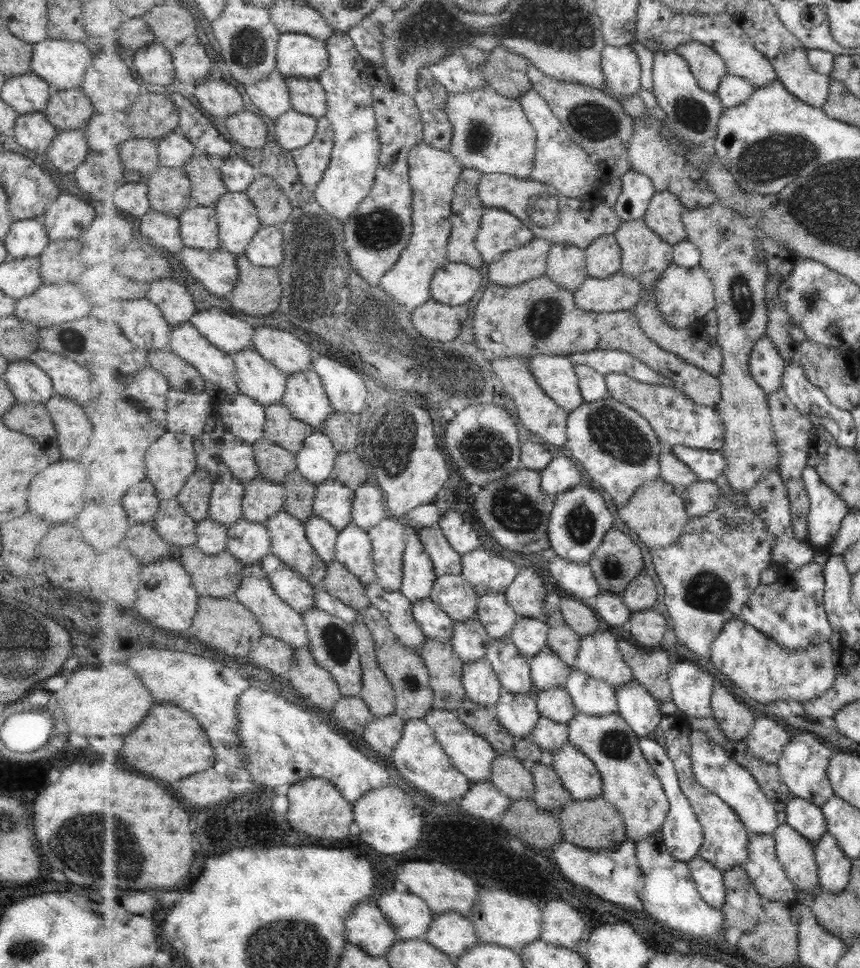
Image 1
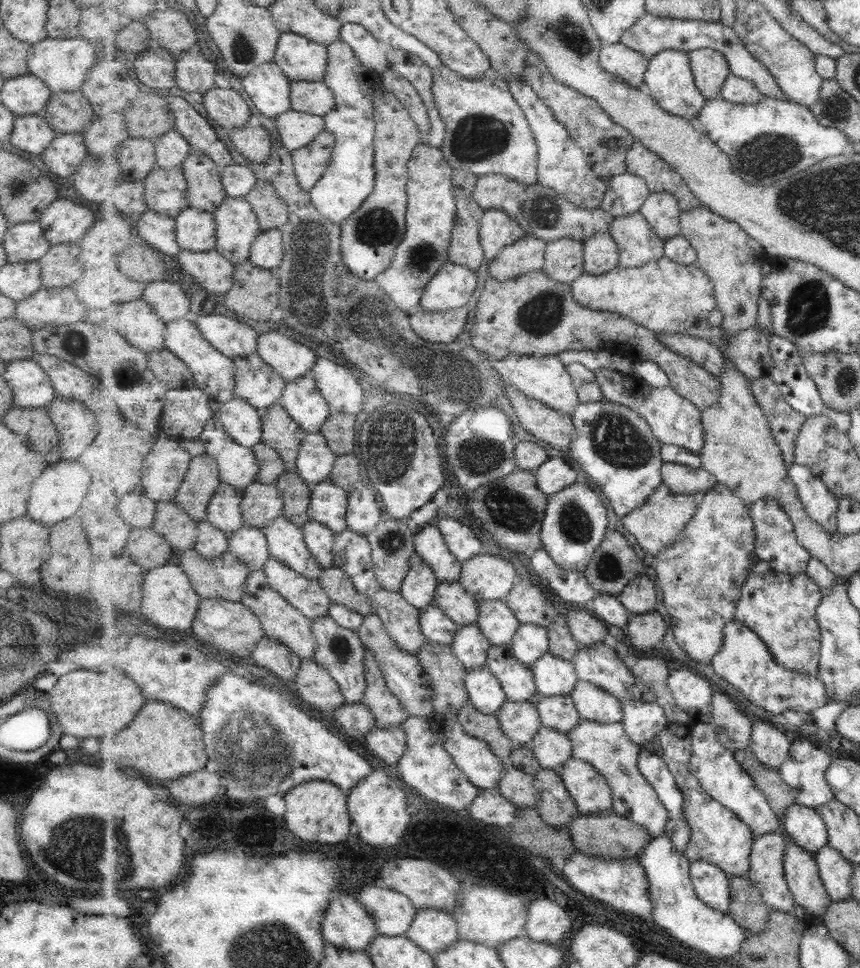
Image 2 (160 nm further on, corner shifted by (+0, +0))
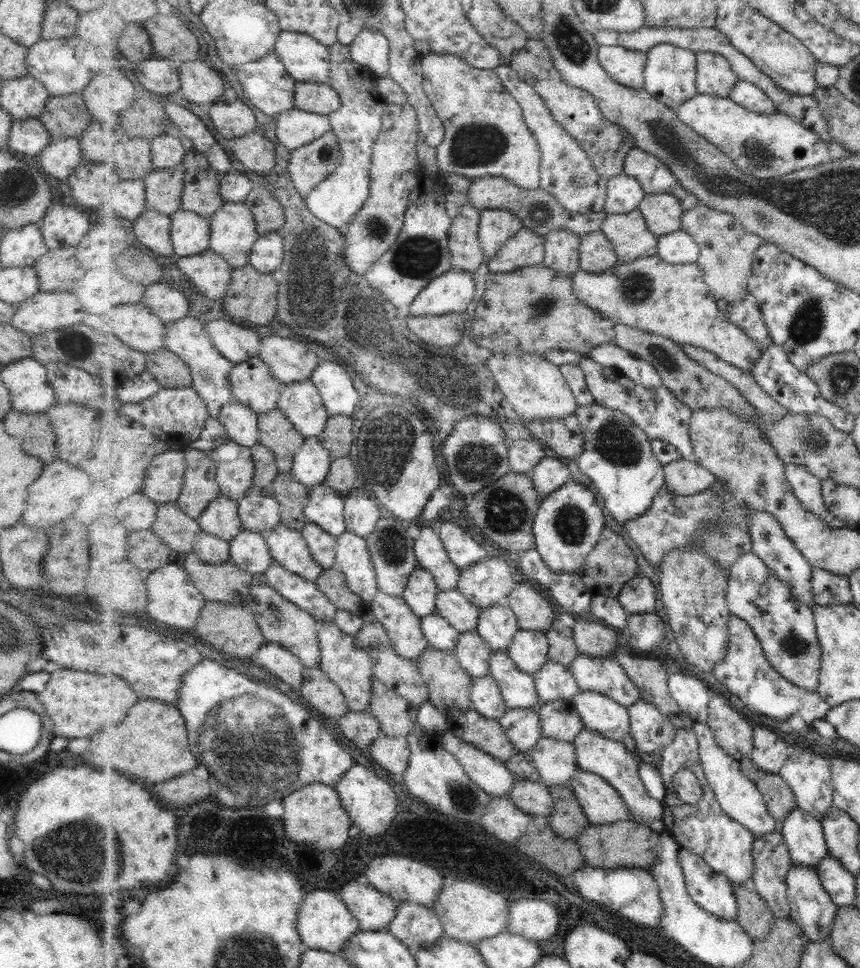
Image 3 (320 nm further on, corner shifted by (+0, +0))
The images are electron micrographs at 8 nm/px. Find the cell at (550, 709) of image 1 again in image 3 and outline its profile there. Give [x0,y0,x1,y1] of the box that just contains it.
[538,700,586,743]

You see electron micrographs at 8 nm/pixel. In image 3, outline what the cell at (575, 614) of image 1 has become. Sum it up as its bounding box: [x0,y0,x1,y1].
[574,618,622,658]

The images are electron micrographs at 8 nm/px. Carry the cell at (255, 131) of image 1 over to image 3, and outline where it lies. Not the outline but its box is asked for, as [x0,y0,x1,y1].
[232,130,276,175]

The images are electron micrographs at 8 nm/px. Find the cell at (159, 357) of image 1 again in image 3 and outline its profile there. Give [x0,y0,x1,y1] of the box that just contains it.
[146,347,193,389]

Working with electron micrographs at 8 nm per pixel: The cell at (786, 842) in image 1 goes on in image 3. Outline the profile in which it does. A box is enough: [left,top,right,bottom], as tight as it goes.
[787,864,838,942]

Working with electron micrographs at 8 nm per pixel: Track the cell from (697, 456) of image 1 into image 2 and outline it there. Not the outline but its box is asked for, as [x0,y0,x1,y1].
[569,399,702,519]

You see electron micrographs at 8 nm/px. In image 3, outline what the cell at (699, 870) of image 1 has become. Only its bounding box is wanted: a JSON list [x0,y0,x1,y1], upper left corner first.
[680,848,738,920]

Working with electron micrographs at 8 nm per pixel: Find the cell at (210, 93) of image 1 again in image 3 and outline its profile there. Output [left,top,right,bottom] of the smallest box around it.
[208,98,257,143]

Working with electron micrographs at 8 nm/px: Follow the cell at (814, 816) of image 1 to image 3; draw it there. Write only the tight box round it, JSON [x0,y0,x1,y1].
[781,809,830,867]

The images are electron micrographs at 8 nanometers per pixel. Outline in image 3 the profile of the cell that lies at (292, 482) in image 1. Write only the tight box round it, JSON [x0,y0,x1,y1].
[270,471,309,531]

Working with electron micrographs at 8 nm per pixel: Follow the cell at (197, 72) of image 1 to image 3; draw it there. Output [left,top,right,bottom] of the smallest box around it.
[179,60,227,107]

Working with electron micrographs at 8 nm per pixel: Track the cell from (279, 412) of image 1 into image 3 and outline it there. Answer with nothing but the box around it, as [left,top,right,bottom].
[258,408,307,472]

